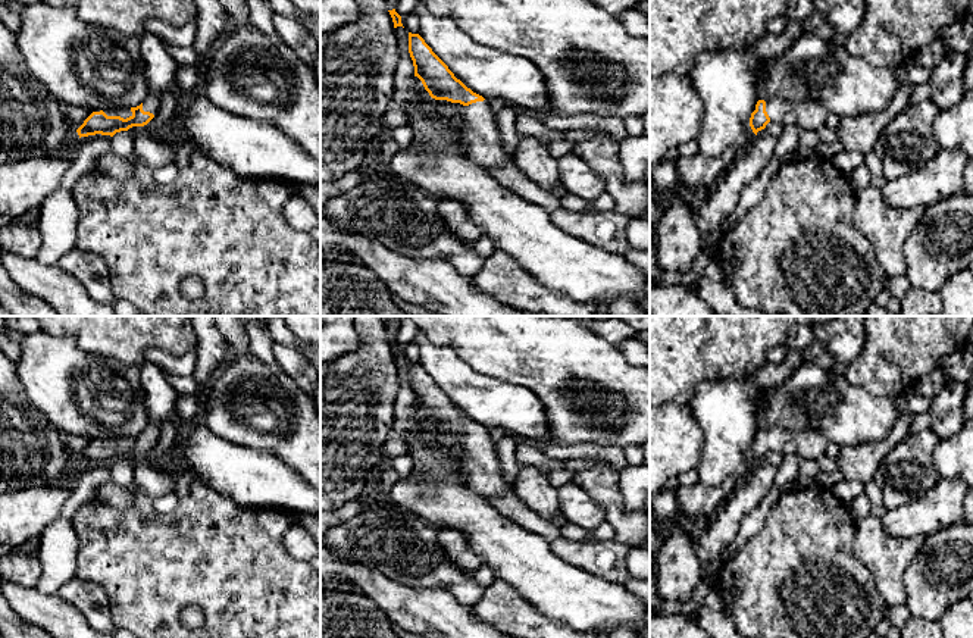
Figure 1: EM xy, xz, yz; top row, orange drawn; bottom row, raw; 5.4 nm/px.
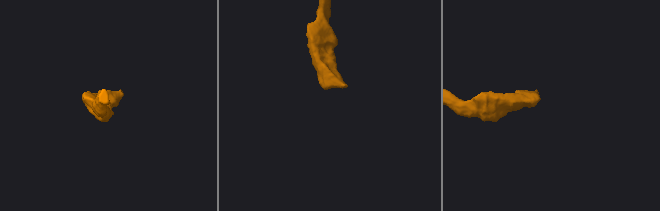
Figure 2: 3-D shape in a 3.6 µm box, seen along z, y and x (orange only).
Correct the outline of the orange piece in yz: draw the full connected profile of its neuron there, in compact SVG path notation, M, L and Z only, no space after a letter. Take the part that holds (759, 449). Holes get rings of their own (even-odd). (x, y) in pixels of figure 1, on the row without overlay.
M782 428L758 429L751 442L750 456L757 465L769 451L795 453L801 459L817 460L825 456L827 440L817 431L805 428L788 431Z

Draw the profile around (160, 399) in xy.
M144 363L141 366L141 385L144 388L150 423L159 429L168 423L173 423L172 416L176 412L179 395L169 384L163 370L153 363Z

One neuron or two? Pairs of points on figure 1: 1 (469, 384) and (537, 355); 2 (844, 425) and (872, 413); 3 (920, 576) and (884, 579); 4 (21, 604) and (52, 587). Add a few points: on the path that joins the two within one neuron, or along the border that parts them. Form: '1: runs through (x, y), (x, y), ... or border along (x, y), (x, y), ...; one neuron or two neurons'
1: border along (457, 356), (481, 372), (521, 384); two neurons
2: runs through (851, 418), (864, 416); one neuron
3: border along (922, 549), (903, 575), (904, 603); two neurons
4: border along (34, 587), (41, 593), (55, 596); two neurons

